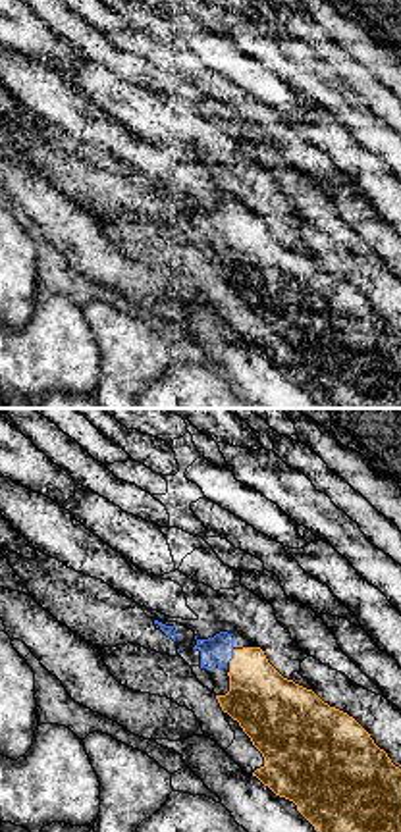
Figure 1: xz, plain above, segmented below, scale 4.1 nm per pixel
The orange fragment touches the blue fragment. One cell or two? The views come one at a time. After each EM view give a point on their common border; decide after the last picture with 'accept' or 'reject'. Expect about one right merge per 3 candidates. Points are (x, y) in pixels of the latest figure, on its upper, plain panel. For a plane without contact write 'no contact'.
(234, 224)

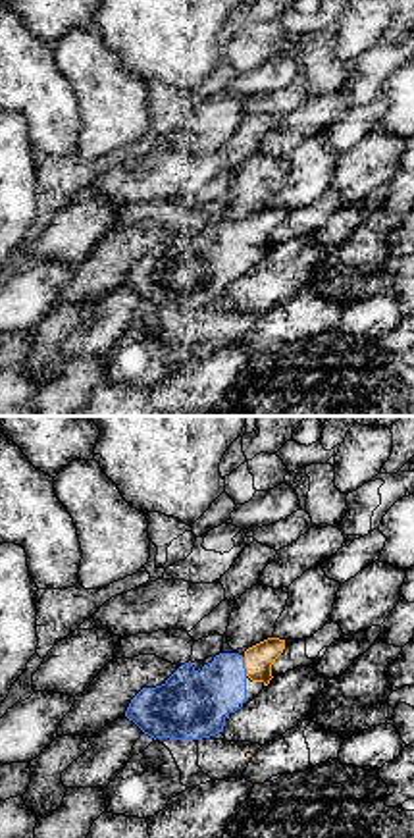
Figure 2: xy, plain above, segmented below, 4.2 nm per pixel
(245, 235)

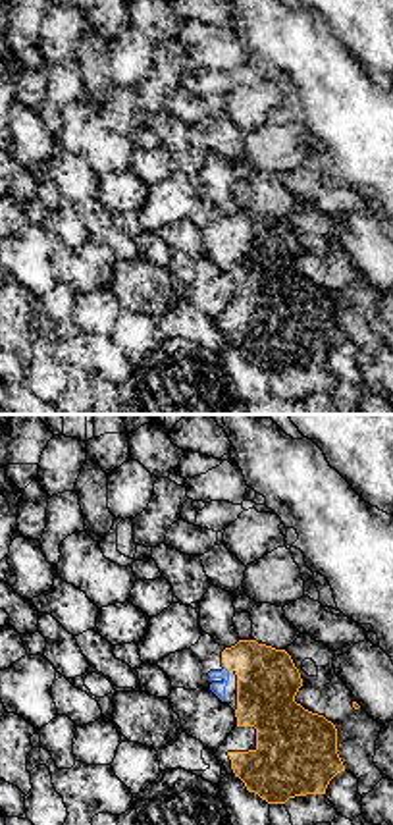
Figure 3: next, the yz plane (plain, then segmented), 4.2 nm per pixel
(224, 234)

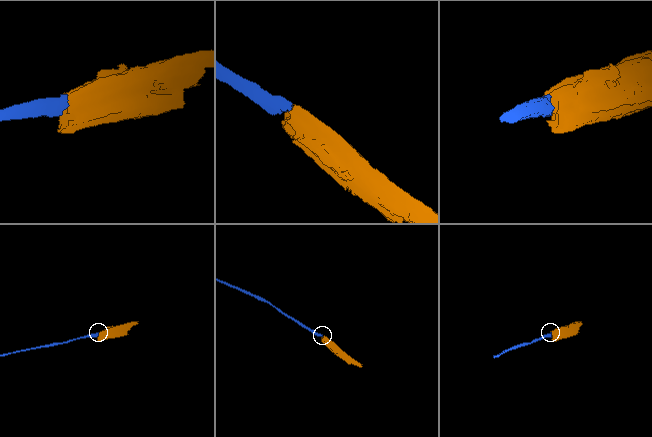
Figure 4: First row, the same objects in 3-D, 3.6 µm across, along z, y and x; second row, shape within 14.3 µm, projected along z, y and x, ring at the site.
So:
accept

